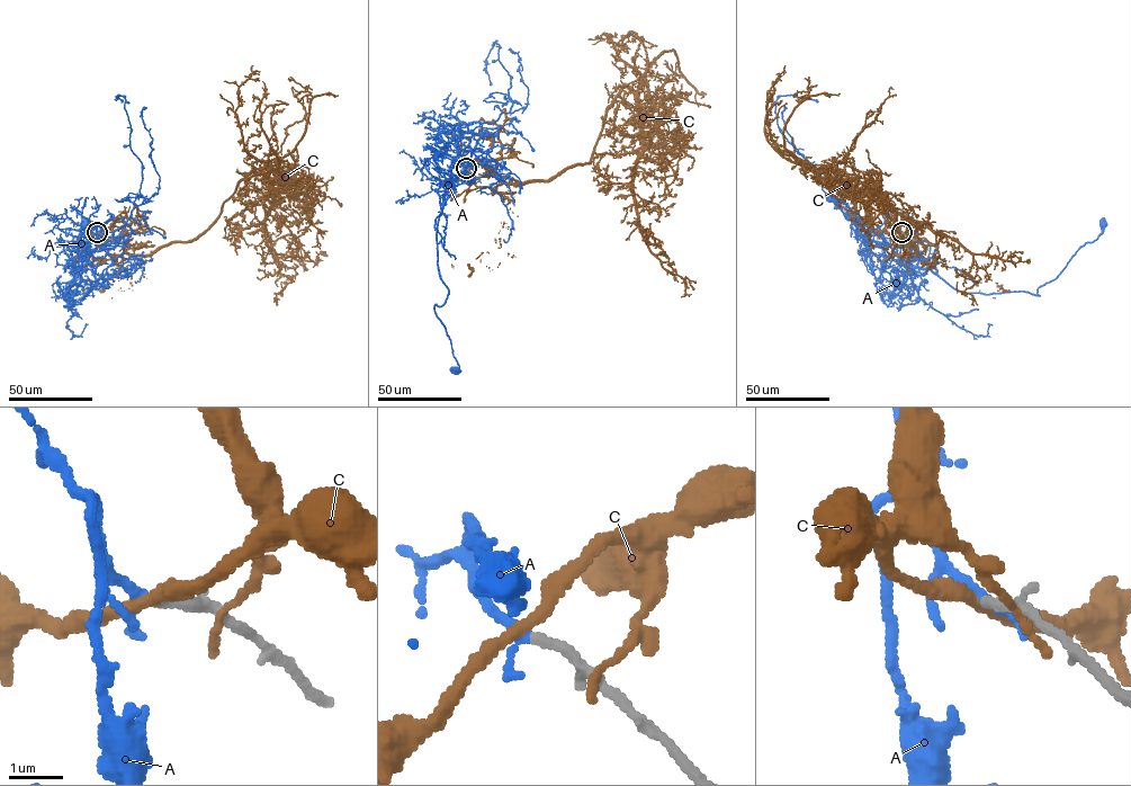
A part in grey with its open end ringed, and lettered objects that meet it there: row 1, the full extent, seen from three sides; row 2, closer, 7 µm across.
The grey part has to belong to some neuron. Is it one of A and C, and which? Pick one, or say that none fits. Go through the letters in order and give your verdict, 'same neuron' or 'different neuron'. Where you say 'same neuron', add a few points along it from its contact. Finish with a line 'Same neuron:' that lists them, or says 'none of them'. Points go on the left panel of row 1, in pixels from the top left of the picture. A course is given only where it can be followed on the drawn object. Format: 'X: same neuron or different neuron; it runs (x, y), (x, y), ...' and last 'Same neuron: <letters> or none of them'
A: same neuron; it runs (97, 232), (96, 249), (74, 264), (68, 293), (80, 292), (69, 295), (66, 284), (90, 237), (87, 224)
C: different neuron
Same neuron: A

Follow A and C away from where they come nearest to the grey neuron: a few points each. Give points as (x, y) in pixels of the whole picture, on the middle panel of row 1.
A: (466, 168), (443, 195), (437, 234), (437, 265), (448, 294), (434, 312), (450, 341), (455, 369)
C: (466, 168), (494, 161), (497, 177), (526, 184), (588, 163), (629, 88), (637, 224), (693, 289)

